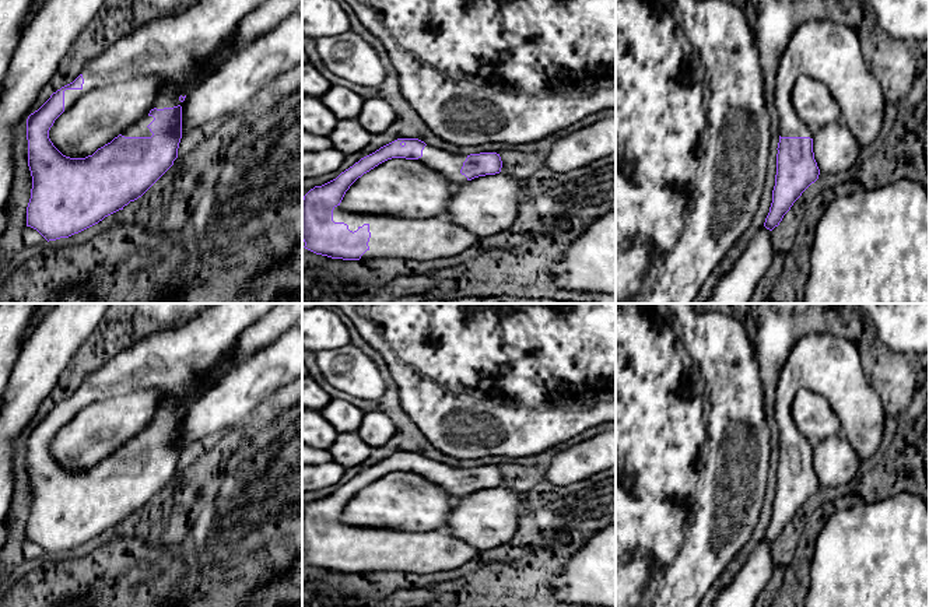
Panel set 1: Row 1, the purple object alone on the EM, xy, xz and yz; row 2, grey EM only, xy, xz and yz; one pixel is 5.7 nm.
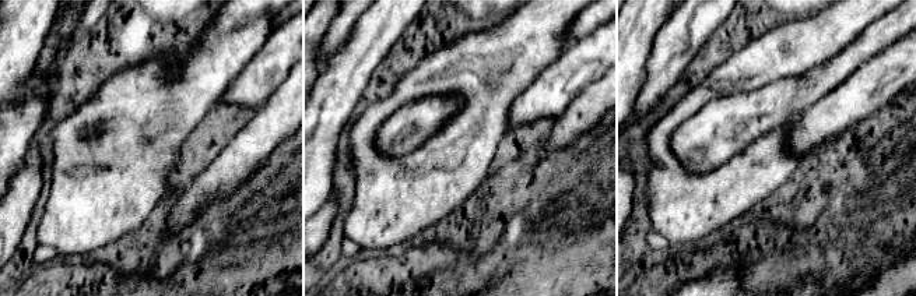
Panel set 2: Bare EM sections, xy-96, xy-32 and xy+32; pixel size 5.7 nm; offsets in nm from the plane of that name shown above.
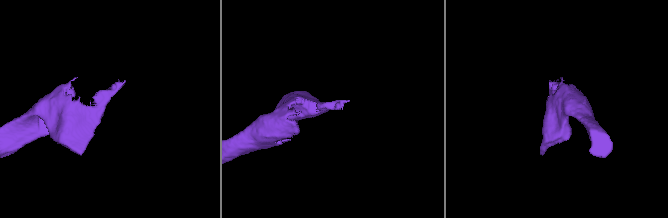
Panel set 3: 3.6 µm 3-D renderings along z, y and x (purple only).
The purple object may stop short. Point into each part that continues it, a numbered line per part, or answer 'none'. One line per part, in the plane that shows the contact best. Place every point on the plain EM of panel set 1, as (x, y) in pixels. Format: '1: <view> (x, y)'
1: xz (391, 550)

